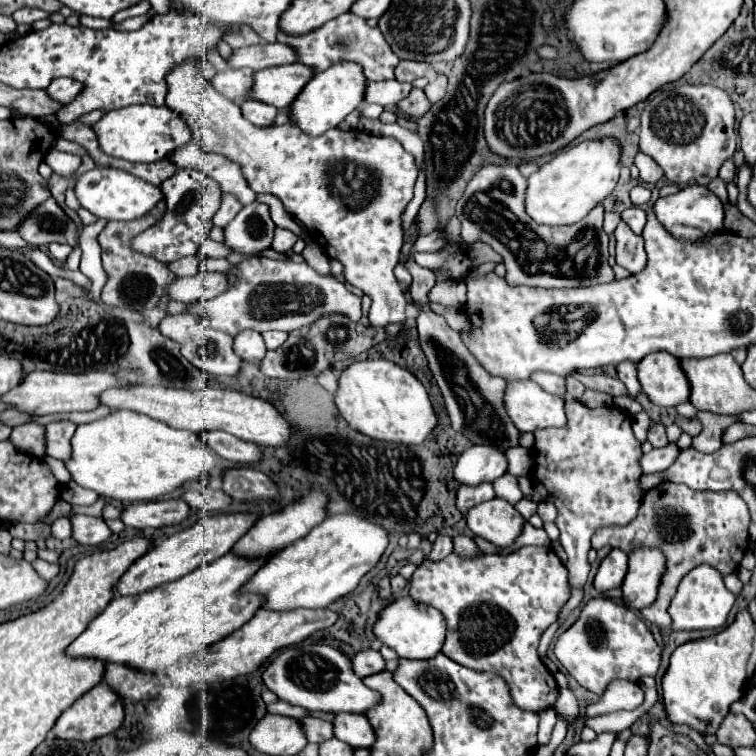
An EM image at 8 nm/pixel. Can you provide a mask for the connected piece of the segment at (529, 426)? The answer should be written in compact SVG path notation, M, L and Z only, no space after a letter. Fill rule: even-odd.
M530 379L506 387L506 411L520 431L566 427L564 399L544 391Z

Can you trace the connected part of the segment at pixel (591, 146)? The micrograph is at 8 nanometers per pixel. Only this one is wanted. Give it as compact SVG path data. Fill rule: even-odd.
M612 137L582 141L570 149L560 151L552 161L544 163L536 173L528 177L528 215L542 225L570 225L580 221L616 187L620 175L620 155L620 141Z

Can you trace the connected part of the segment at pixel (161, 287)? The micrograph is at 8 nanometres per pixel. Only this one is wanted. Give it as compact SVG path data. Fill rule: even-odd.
M162 201L154 211L150 211L150 215L146 215L146 219L136 219L134 223L118 223L118 221L108 221L108 225L102 229L102 233L98 235L98 243L102 247L102 265L104 271L108 275L108 281L100 293L100 301L108 307L118 307L118 309L132 309L132 311L142 311L142 309L154 309L160 299L166 295L166 289L170 283L174 283L178 277L168 269L166 263L138 253L132 249L132 239L154 227L166 211L166 203Z

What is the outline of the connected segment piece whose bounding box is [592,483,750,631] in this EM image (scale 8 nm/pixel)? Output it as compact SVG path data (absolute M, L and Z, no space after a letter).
M660 483L644 493L642 505L638 509L638 517L632 523L628 523L626 527L602 527L602 529L598 529L594 533L592 547L602 549L604 545L610 545L610 547L622 549L626 553L630 553L635 547L660 547L662 549L662 553L666 557L666 569L664 569L664 577L662 577L660 587L658 587L658 599L650 607L642 609L640 613L646 621L656 623L662 631L666 631L672 625L672 619L670 619L666 609L676 593L680 579L690 569L694 569L702 563L712 565L722 575L734 573L740 567L740 561L742 561L746 545L748 545L748 525L750 525L748 507L736 491L694 491L694 489L690 489L686 485L678 485L678 483Z

